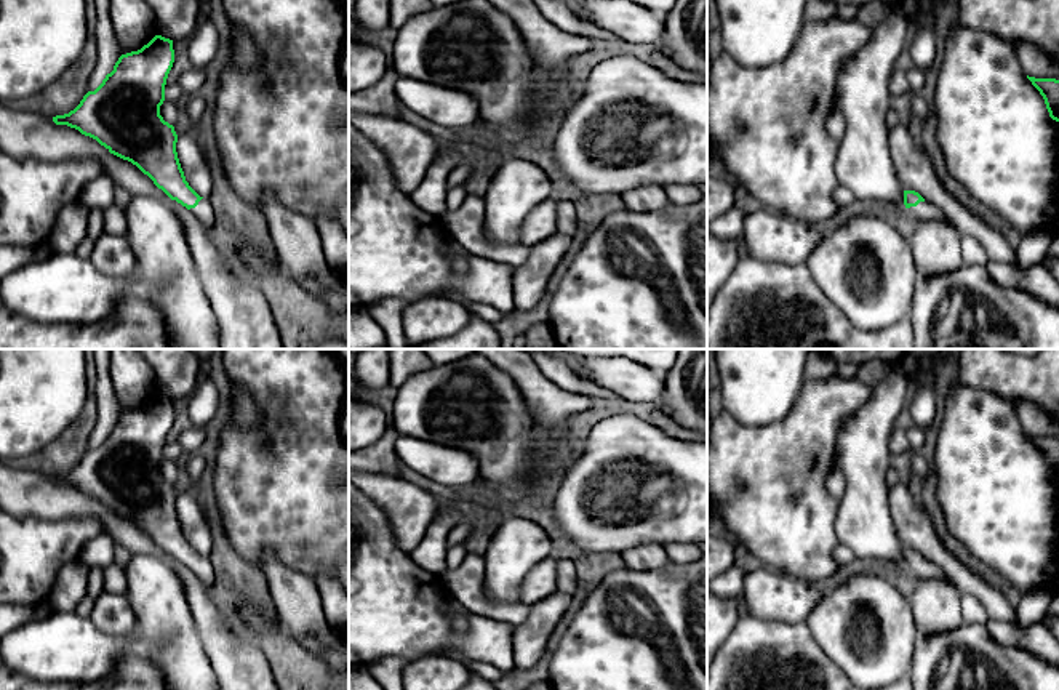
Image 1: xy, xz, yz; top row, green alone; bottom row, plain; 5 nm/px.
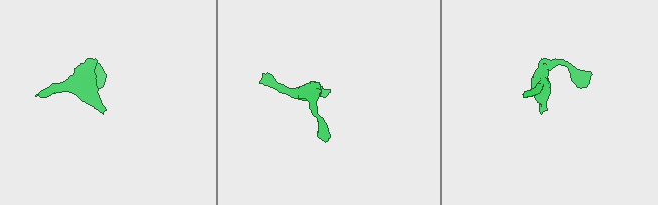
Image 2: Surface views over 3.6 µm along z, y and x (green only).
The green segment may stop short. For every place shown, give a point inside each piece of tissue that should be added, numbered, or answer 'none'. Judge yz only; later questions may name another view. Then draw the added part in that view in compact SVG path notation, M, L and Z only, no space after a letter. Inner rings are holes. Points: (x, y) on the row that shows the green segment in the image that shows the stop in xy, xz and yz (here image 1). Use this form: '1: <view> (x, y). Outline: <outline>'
1: yz (925, 210). Outline: M920 202L917 207L905 208L910 221L947 221L944 213L931 202Z

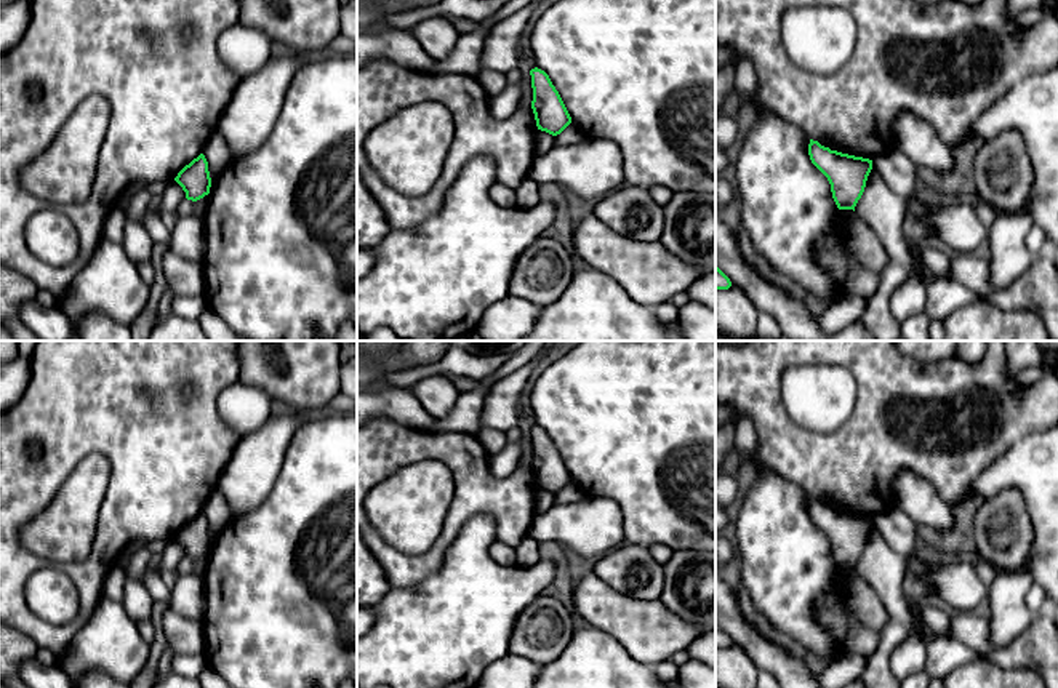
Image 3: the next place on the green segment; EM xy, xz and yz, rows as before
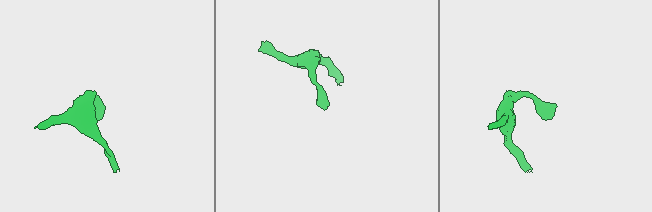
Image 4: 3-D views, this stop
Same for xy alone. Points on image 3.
none

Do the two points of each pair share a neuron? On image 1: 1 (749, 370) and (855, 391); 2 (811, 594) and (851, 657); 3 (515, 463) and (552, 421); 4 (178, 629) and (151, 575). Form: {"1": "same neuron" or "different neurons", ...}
{"1": "different neurons", "2": "different neurons", "3": "different neurons", "4": "same neuron"}

